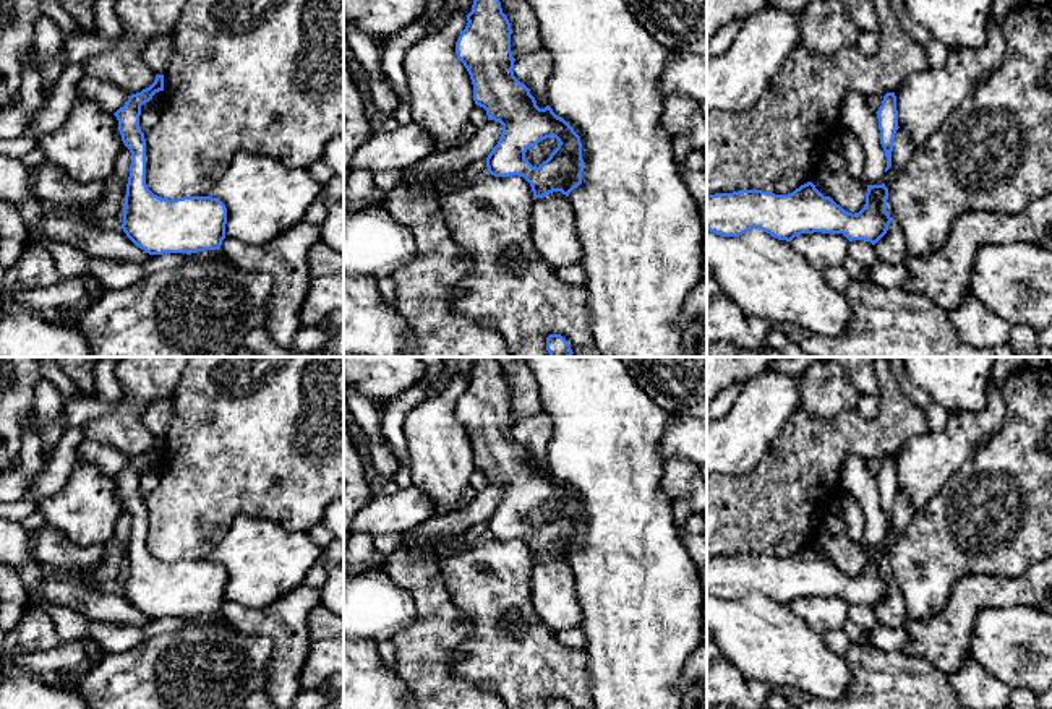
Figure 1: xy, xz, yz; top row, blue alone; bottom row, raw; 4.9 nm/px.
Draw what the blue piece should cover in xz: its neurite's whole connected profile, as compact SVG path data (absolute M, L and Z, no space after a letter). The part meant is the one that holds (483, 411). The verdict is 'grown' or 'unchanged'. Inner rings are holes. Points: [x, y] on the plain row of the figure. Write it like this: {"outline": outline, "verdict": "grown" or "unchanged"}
{"outline": "M475 357L472 375L467 378L467 389L455 406L457 422L467 432L473 448L473 464L486 474L488 483L499 485L502 496L498 508L486 521L488 537L494 540L524 540L535 561L543 561L553 555L569 556L582 547L584 522L580 500L550 469L540 472L530 453L514 440L511 415L511 386L502 376L496 357ZM556 501L558 511L538 531L533 531L525 516L541 503Z", "verdict": "unchanged"}

